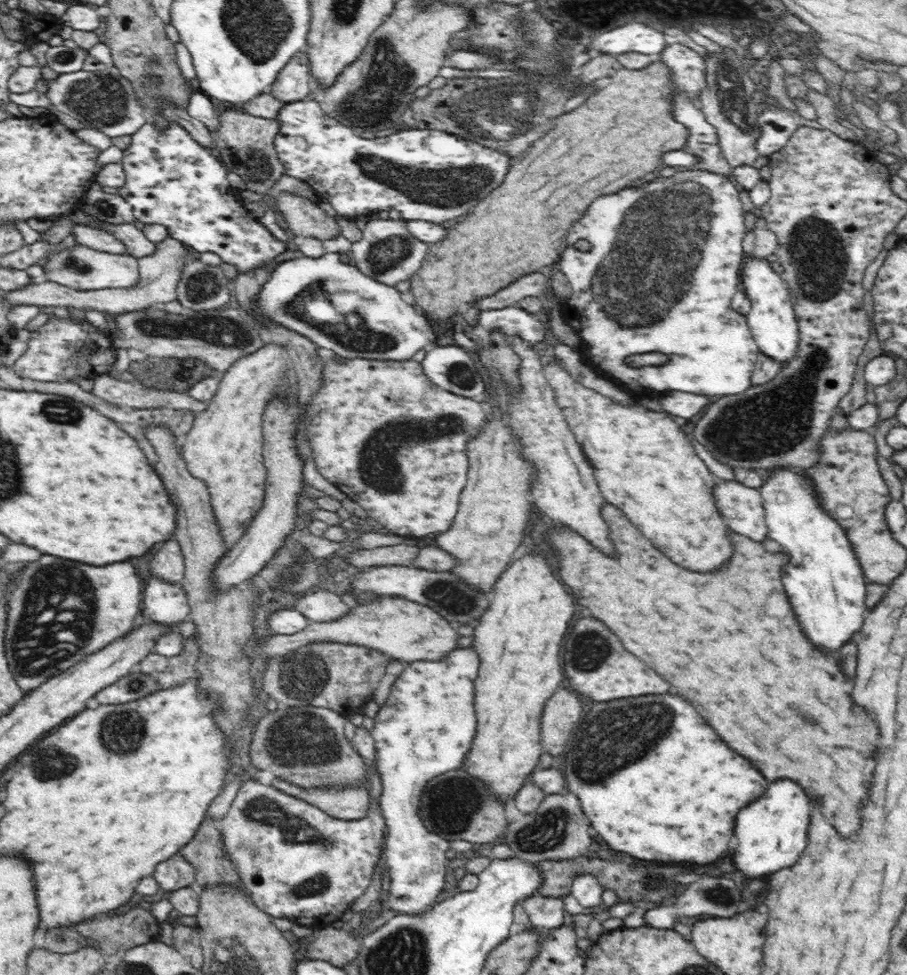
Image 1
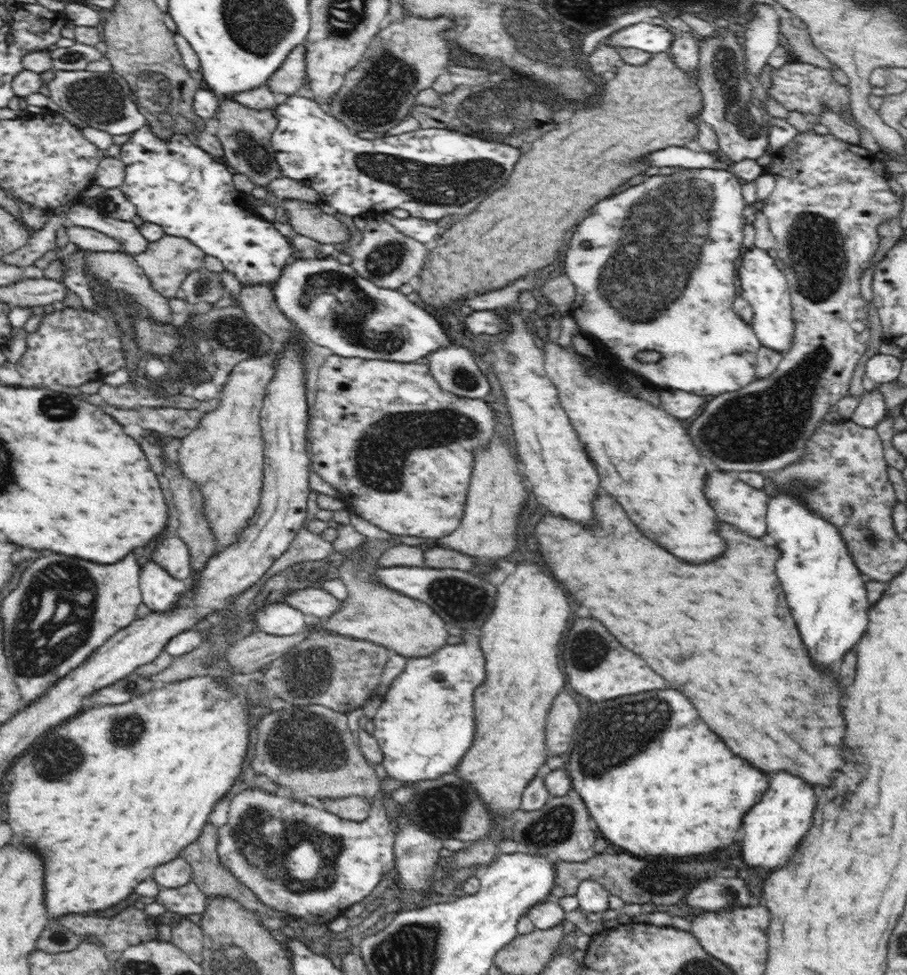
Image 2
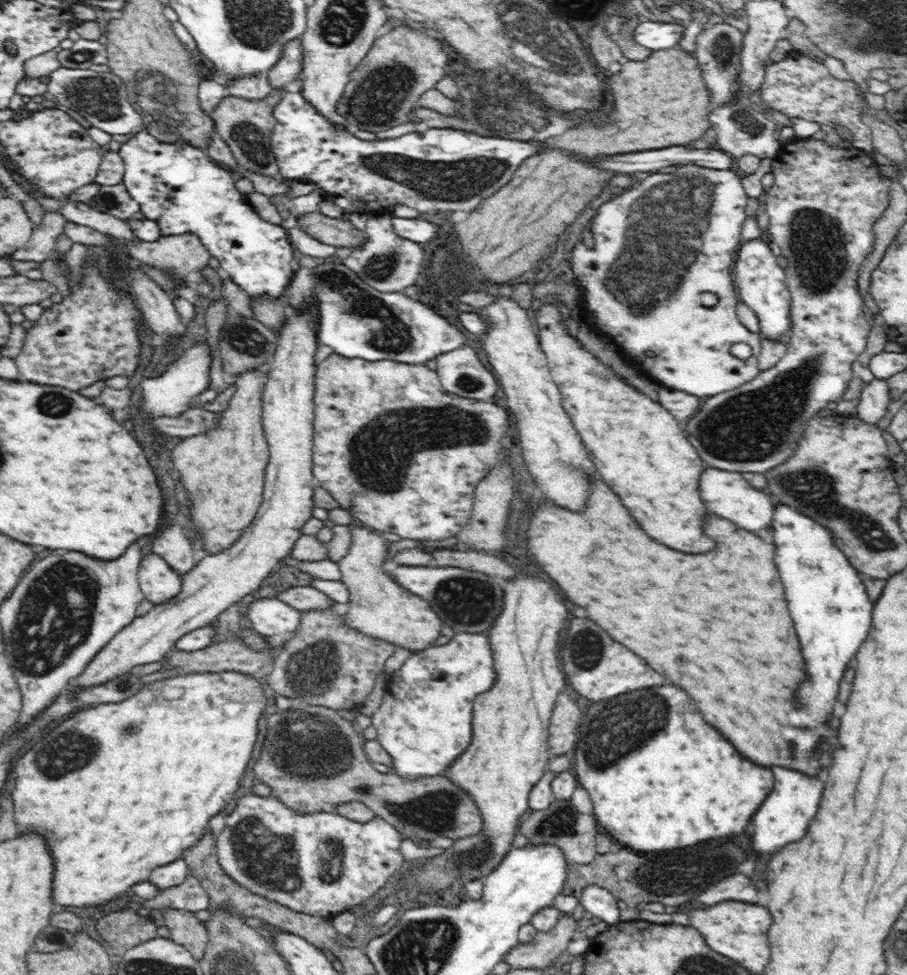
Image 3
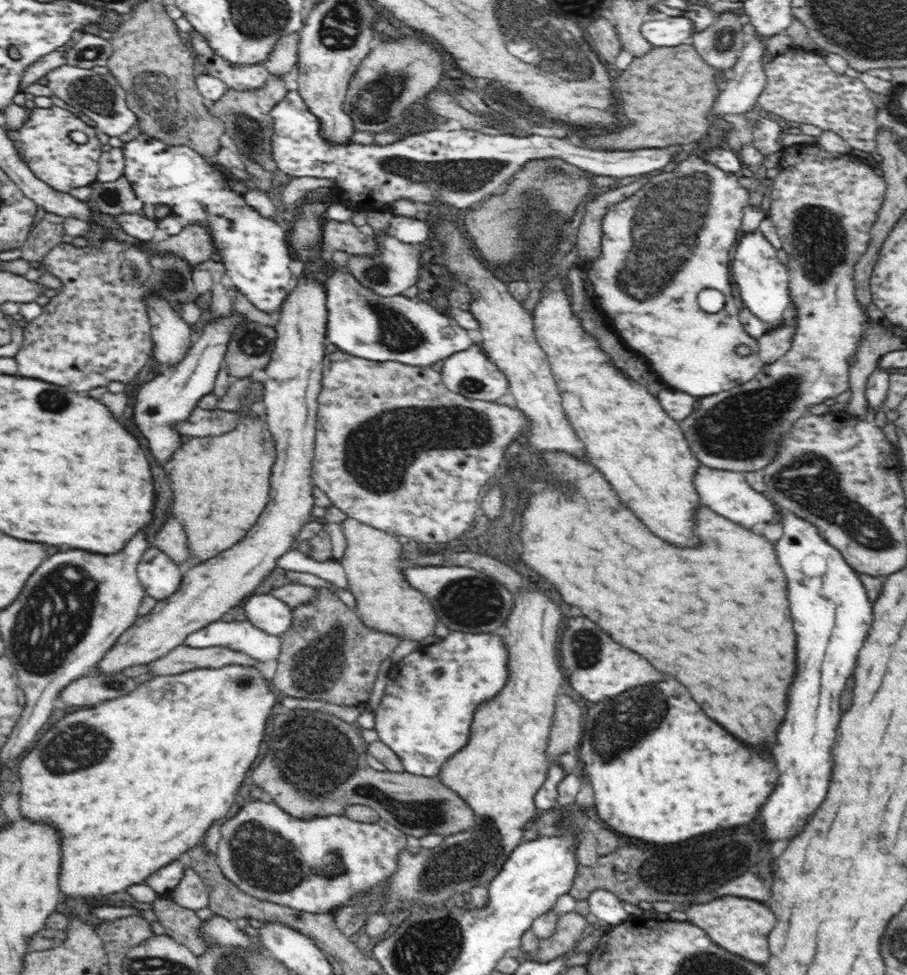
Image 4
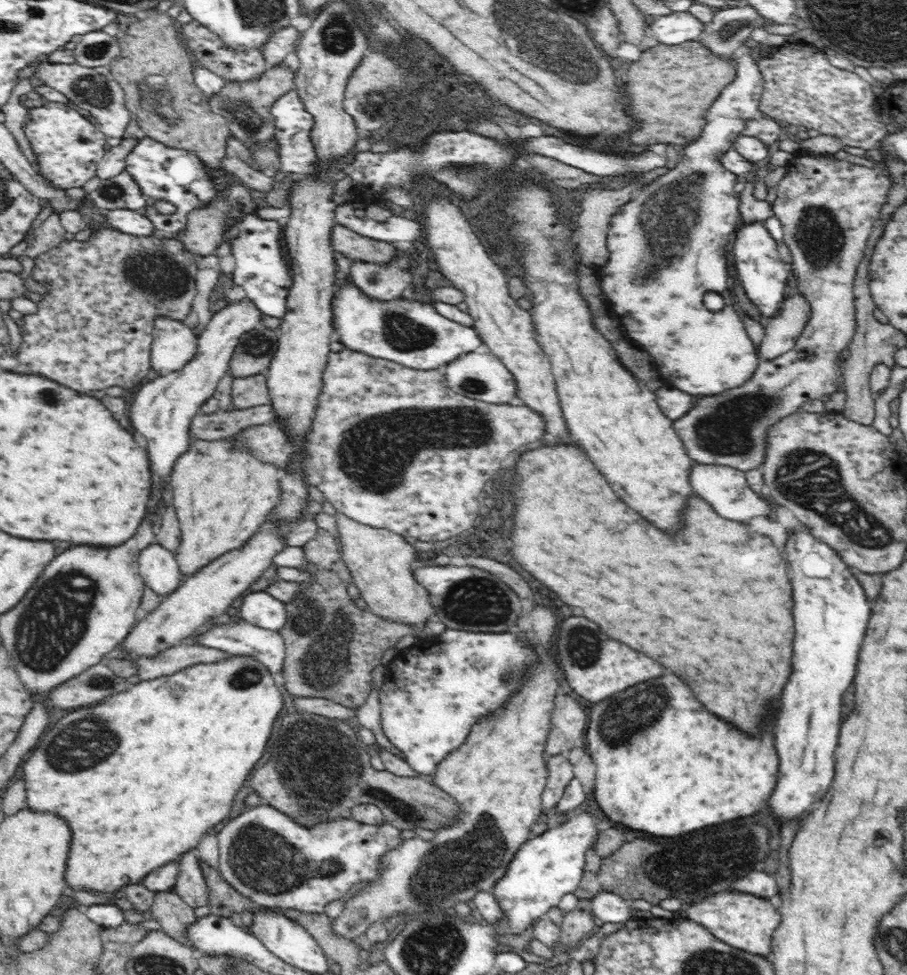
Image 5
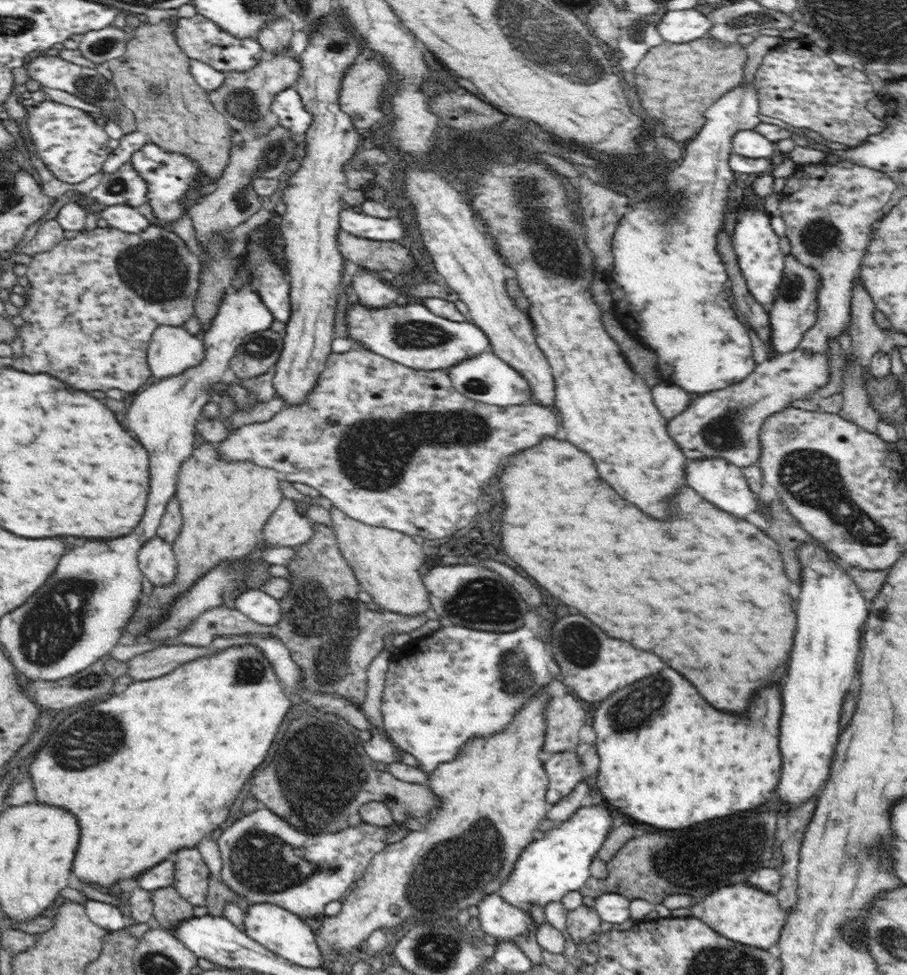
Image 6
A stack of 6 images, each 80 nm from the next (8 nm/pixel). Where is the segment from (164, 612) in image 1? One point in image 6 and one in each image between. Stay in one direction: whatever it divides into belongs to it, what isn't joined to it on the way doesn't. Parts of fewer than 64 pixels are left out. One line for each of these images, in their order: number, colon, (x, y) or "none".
2: (160, 591)
3: (158, 582)
4: (160, 576)
5: (158, 567)
6: (156, 559)

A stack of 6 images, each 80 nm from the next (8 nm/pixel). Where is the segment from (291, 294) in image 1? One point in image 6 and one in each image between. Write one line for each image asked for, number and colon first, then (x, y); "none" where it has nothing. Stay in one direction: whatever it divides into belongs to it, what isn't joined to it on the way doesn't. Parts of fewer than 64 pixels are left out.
2: (332, 305)
3: (357, 321)
4: (360, 322)
5: (411, 333)
6: (411, 335)

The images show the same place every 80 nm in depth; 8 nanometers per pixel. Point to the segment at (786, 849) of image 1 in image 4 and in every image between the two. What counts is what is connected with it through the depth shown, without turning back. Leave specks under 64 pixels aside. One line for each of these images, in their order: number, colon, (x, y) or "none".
2: (773, 829)
3: (784, 818)
4: (832, 612)

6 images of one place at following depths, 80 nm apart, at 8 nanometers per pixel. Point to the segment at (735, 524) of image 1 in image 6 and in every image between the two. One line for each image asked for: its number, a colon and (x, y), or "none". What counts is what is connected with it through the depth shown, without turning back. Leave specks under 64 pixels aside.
2: (736, 502)
3: (729, 495)
4: (728, 493)
5: (726, 489)
6: (723, 484)

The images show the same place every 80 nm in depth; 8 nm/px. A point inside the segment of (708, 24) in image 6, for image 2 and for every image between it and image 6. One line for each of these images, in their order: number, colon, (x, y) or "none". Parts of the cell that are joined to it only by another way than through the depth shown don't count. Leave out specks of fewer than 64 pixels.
2: (644, 35)
3: (655, 35)
4: (671, 31)
5: (676, 28)

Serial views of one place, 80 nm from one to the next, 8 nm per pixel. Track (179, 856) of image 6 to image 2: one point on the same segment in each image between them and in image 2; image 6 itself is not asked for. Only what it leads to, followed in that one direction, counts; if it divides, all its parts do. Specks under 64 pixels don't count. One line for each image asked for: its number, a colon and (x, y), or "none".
2: (187, 900)
3: (190, 896)
4: (191, 893)
5: (191, 886)

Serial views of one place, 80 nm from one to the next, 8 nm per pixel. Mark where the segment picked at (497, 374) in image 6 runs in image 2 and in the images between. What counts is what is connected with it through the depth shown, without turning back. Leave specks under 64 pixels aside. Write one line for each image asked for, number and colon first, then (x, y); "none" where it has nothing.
2: (455, 368)
3: (460, 371)
4: (470, 373)
5: (479, 375)

